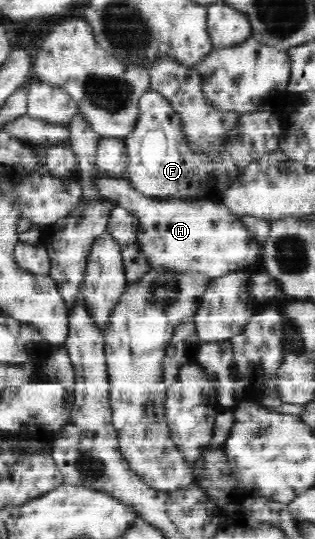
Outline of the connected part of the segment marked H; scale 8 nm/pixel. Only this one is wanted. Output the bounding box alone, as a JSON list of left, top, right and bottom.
[93,175,262,280]

